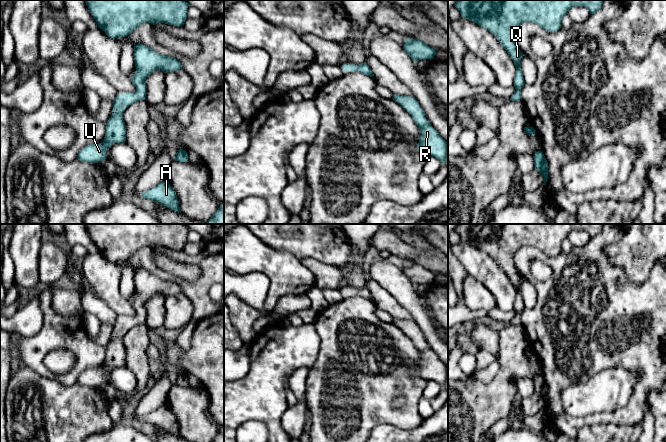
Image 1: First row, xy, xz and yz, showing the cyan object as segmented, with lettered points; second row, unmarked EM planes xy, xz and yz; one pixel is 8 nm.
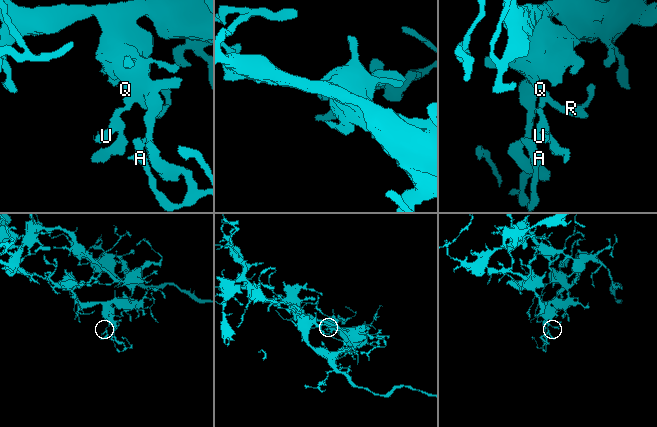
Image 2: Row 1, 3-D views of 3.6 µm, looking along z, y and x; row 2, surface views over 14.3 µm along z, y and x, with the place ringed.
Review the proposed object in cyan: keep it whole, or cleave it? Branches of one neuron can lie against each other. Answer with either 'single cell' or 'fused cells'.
single cell

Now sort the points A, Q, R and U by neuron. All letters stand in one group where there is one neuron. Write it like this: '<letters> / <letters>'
A Q R U

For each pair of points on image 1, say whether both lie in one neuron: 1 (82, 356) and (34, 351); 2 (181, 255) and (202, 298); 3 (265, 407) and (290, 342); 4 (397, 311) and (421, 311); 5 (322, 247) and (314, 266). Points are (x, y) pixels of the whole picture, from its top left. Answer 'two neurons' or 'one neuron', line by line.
1: one neuron
2: one neuron
3: one neuron
4: two neurons
5: two neurons

